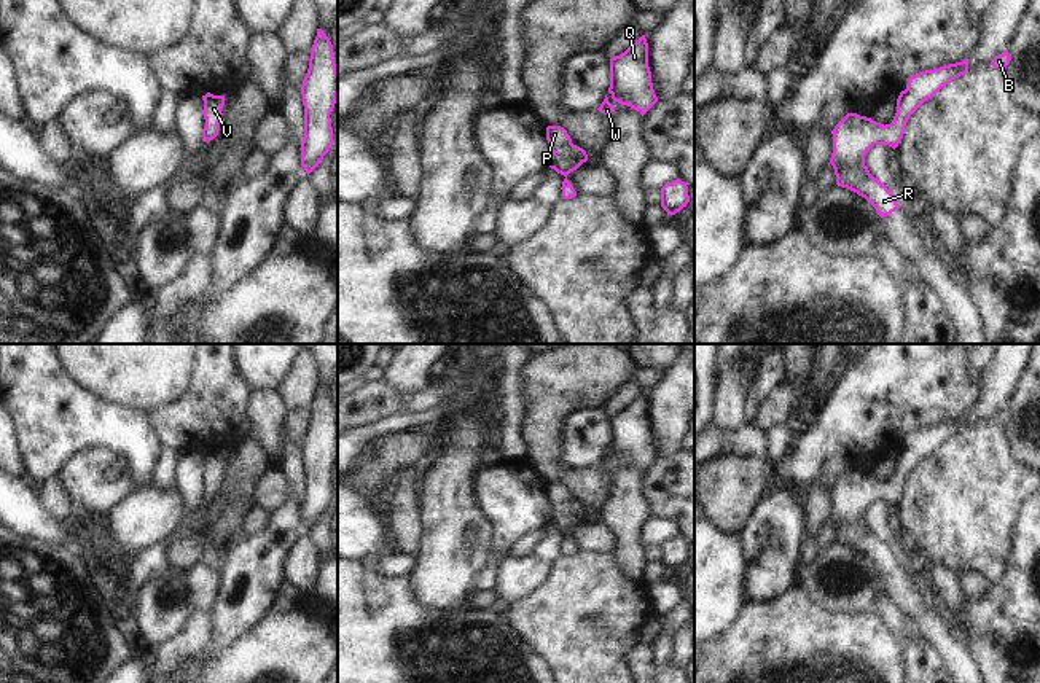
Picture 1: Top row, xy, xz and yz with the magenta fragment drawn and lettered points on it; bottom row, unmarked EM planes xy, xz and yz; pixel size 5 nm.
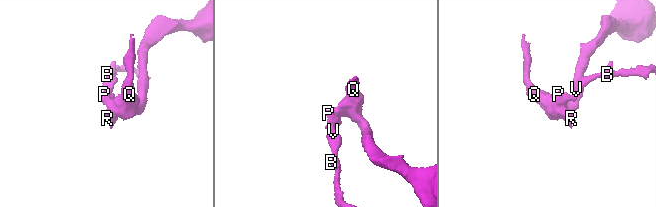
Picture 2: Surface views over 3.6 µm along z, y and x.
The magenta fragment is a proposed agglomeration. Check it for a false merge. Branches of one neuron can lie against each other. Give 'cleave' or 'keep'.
keep

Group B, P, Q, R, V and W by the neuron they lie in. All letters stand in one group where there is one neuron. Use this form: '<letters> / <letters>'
B P Q R V W

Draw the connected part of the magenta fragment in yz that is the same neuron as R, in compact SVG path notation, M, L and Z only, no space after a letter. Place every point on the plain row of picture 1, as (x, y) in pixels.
M968 416L919 428L909 435L906 446L897 455L897 470L890 481L881 481L857 470L847 470L831 487L836 541L865 554L881 575L898 567L892 548L874 535L865 522L865 513L873 502L889 502L893 506L903 495L906 478L929 455L952 436L968 428Z

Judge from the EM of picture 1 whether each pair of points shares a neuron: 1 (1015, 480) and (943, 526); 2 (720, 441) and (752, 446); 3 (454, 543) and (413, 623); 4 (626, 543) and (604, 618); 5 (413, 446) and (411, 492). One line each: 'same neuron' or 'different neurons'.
1: same neuron
2: same neuron
3: different neurons
4: different neurons
5: different neurons

